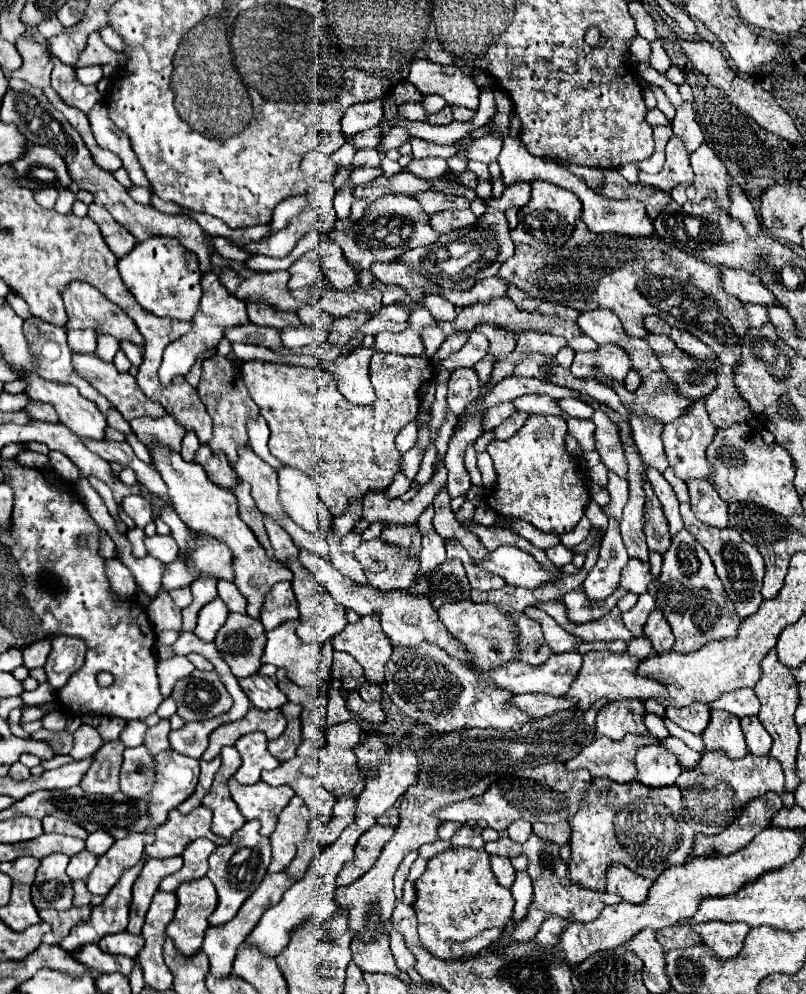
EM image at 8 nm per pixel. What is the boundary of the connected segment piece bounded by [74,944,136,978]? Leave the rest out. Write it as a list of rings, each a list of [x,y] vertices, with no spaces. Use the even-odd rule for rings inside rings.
[[[86,944],[86,948],[78,950],[74,954],[74,958],[78,962],[82,962],[84,966],[90,968],[92,976],[98,976],[98,974],[110,974],[110,972],[118,972],[122,976],[130,976],[136,962],[126,958],[126,956],[114,956],[114,954],[106,954],[102,952],[96,944]]]

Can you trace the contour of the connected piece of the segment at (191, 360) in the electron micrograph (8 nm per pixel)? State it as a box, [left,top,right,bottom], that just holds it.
[160,272,250,386]

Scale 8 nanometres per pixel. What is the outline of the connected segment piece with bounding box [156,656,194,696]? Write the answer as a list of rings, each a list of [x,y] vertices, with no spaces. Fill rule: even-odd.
[[[174,656],[170,660],[158,660],[156,664],[156,672],[160,678],[160,692],[164,696],[168,696],[174,688],[174,684],[184,678],[186,674],[190,674],[194,670],[194,666],[190,666],[190,662],[186,660],[186,656]]]

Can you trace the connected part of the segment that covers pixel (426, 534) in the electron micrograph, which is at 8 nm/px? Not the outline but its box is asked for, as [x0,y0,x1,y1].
[418,506,446,574]

